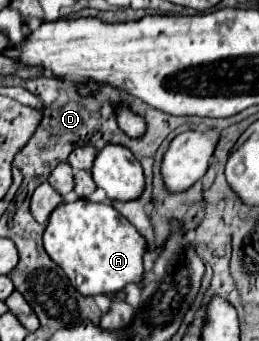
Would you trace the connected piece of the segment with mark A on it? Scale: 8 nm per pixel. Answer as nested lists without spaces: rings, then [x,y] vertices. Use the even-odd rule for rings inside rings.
[[[78,199],[74,203],[62,203],[48,221],[48,227],[44,231],[44,249],[48,257],[62,267],[62,271],[68,275],[72,285],[90,297],[96,295],[118,295],[124,291],[128,283],[142,283],[144,279],[144,265],[142,257],[148,251],[146,239],[136,231],[132,223],[126,221],[112,205],[106,203],[92,203],[88,199]]]

